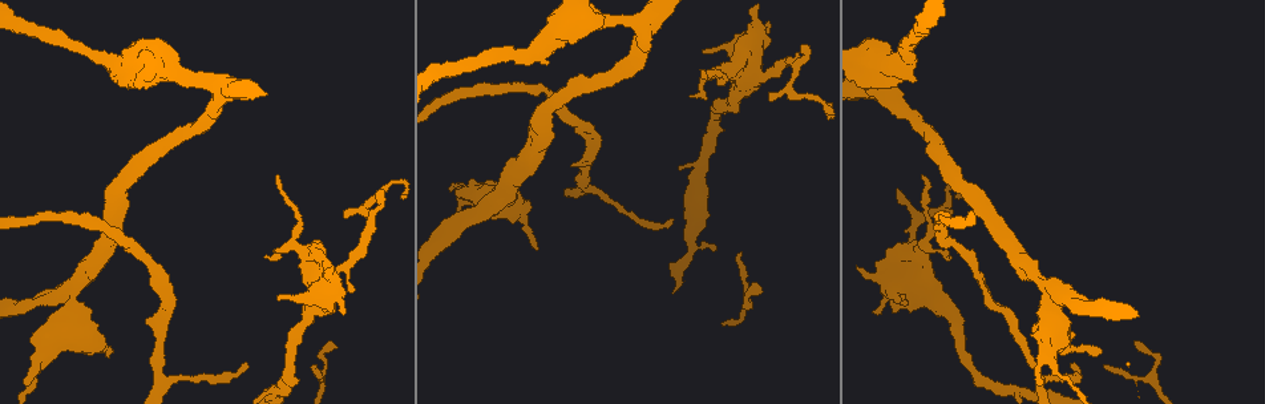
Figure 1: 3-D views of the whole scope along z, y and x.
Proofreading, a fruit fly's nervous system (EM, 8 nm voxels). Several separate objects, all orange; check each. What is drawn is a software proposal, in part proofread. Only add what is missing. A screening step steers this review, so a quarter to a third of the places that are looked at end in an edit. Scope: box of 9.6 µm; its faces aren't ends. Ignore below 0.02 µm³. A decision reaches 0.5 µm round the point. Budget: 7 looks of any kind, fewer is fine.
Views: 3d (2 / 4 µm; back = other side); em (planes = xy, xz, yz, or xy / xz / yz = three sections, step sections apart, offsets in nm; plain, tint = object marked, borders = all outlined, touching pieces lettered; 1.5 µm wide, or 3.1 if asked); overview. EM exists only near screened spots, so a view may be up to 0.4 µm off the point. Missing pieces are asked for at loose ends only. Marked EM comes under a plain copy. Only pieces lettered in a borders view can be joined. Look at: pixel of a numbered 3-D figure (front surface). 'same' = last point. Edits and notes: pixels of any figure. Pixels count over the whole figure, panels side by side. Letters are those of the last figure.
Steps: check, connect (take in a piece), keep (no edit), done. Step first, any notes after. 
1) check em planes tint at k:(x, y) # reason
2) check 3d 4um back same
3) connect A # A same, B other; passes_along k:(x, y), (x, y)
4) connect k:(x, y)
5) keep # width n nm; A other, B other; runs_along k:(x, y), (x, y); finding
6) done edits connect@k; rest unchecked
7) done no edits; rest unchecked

check em xz step 8 borders at 1:(24, 383) # free end

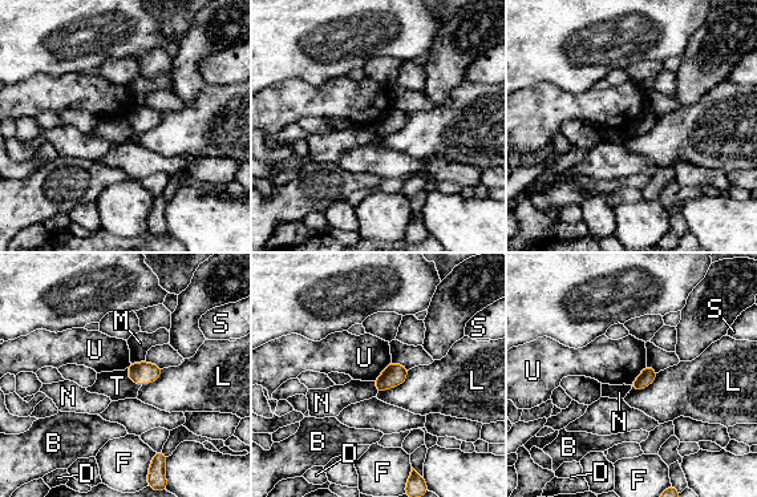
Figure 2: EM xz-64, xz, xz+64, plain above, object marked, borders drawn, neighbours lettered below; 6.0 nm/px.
keep # B other, D other, F other, L other, M other, N other, S other, T other, U other; border 2:(646, 364), (642, 372), (628, 384); none of them fits

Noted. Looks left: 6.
check em planes borders at 1:(244, 366) # thin end

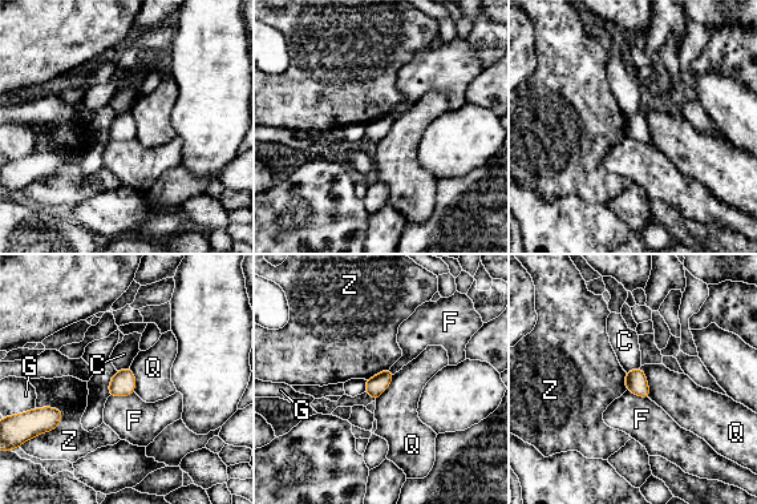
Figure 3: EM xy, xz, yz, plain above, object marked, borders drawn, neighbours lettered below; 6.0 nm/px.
keep # longest_contact Q 220 nm; C other, F other, G other, Q other, Z other; border 3:(639, 367), (646, 377), (651, 399); none of them fits

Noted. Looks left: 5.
check em xy step 4 borders at 1:(923, 178) # free end

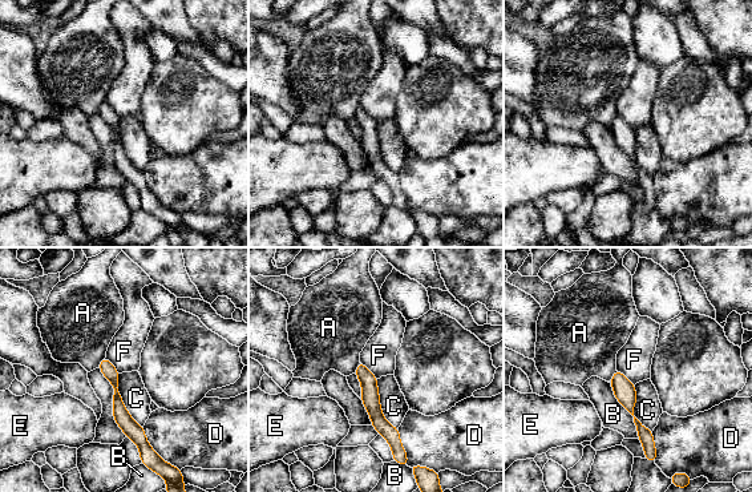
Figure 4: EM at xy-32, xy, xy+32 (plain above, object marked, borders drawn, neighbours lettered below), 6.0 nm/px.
check em planes borders same # another direction

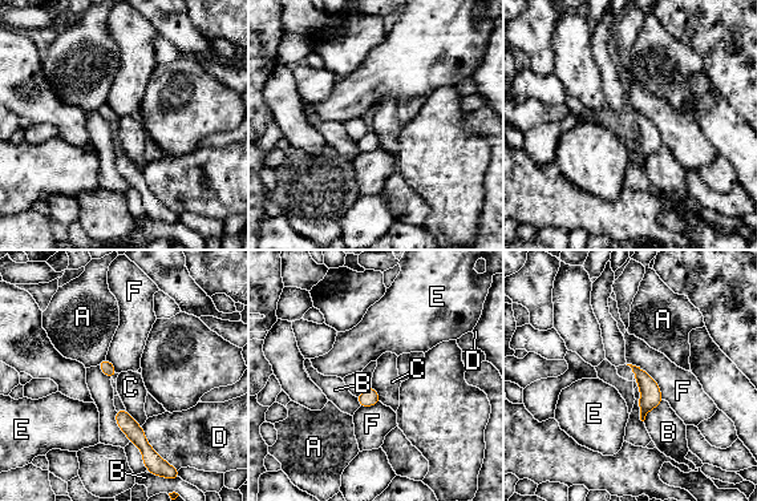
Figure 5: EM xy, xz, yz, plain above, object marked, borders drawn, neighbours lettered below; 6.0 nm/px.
keep # longest_contact F 320 nm; A other, B other, C other, D other, E other, F other; border 5:(627, 363), (639, 366), (663, 399); no lettered piece goes on from it

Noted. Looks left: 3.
done no edits; rest unchecked

